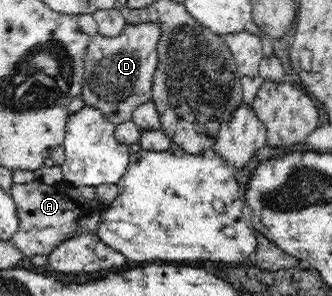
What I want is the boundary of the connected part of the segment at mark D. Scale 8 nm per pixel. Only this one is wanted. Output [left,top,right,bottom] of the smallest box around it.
[81,22,160,124]

